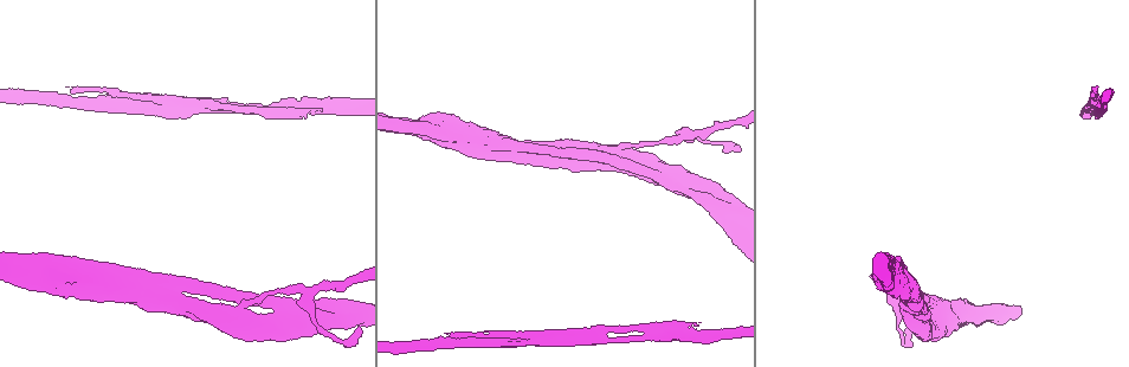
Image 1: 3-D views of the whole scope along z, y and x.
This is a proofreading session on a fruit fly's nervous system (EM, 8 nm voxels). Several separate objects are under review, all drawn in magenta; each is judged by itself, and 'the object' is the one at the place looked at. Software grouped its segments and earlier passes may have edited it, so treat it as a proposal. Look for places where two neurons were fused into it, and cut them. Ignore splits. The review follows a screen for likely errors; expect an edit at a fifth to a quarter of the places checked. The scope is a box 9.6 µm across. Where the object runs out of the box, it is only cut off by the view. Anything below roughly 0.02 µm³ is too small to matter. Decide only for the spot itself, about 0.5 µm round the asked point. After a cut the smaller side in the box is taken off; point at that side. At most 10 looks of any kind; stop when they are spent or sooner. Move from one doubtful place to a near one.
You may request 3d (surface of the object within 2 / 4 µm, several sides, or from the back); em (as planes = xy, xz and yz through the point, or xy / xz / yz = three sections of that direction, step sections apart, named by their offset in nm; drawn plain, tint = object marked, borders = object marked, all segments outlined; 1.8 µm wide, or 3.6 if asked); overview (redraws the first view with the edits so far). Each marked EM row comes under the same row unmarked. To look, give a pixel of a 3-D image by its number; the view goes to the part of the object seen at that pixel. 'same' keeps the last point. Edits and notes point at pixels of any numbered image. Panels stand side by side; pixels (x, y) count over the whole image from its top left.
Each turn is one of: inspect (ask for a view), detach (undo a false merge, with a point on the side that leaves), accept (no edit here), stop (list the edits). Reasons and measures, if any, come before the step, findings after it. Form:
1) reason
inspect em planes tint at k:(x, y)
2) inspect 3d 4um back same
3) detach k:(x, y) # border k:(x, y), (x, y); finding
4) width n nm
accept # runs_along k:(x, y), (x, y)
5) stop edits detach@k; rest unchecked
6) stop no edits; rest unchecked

arms part here
inspect em planes tint at 1:(240, 308)

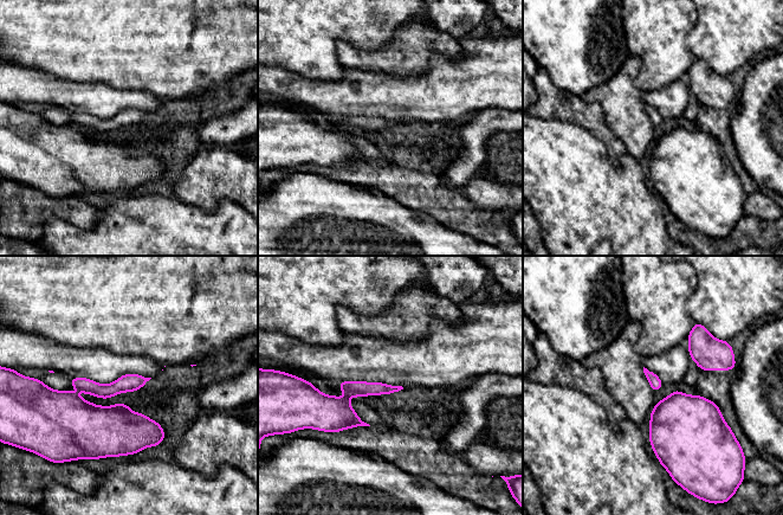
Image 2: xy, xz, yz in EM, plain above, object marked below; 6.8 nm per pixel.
width 100 nm
detach 2:(355, 388) # border 2:(345, 393), (351, 396); a second neuron is stuck on

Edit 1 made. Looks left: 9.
redraw
inspect overview

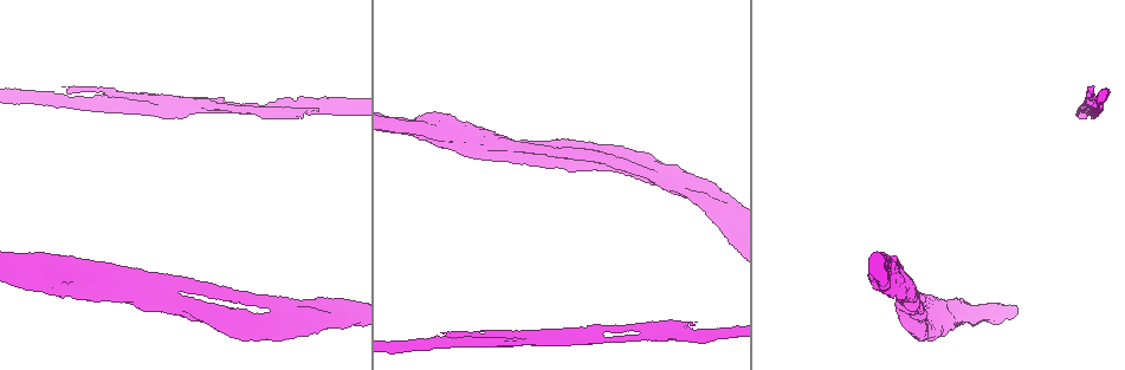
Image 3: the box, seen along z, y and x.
inspect em planes borders at 3:(540, 150)

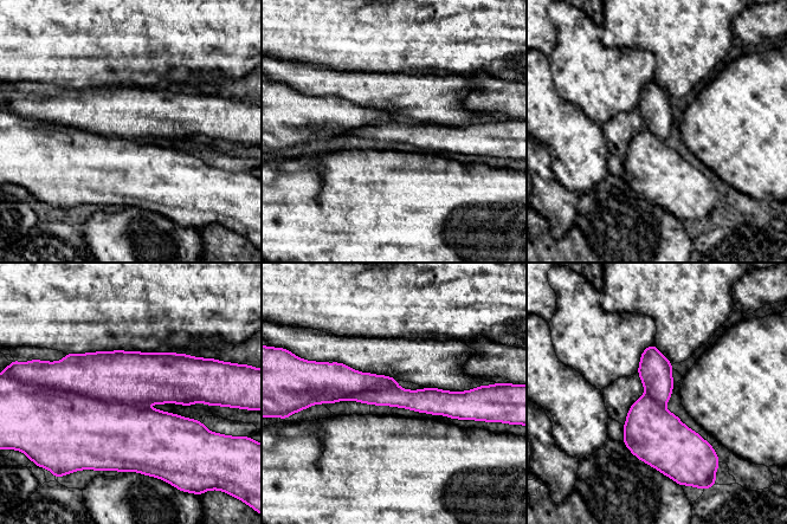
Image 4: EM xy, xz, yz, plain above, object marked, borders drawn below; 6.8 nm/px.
width 200 nm
accept # runs_along 4:(323, 389), (465, 401); continuous, no second neuron

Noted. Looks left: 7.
inspect 3d 4um back at 3:(412, 127)

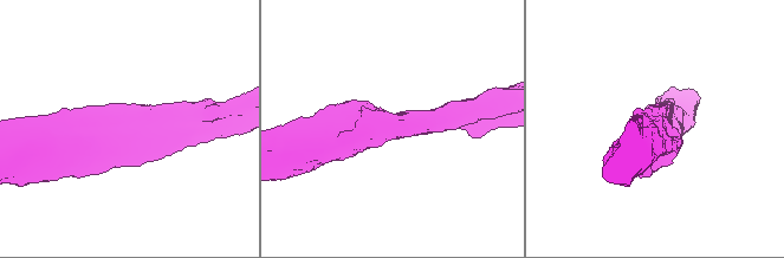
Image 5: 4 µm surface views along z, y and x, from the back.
need the tissue
inspect em 3.6um xy step 8 tint at 5:(389, 122)

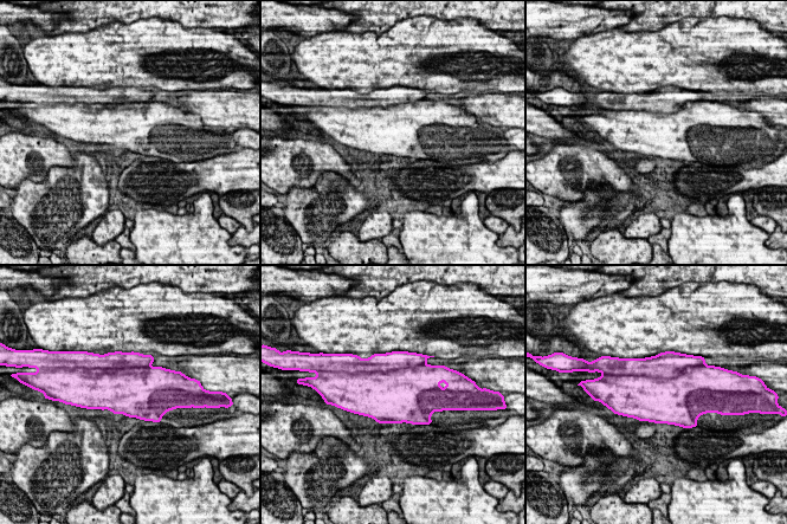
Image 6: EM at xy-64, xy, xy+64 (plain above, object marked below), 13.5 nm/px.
cut it another way
inspect em 3.6um planes tint same

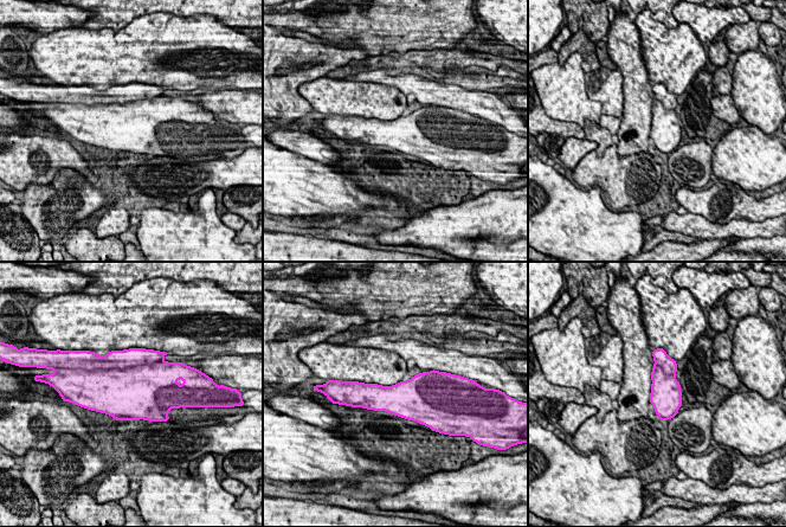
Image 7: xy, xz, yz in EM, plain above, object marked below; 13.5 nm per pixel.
accept # all the same neuron

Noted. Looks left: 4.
stop edits detach@2; rest unchecked

